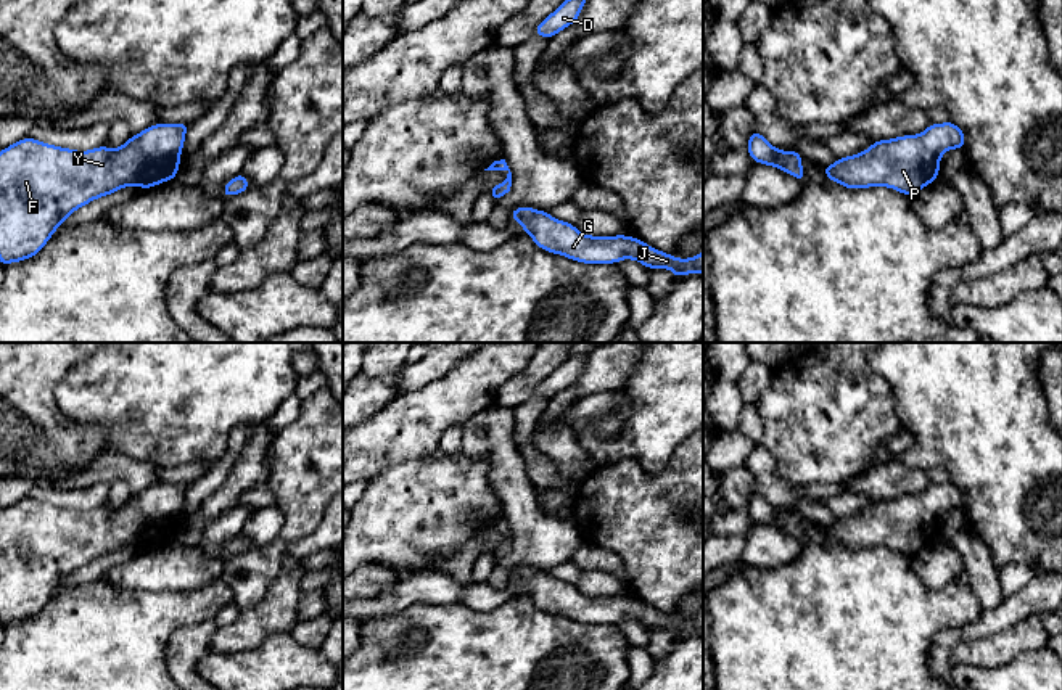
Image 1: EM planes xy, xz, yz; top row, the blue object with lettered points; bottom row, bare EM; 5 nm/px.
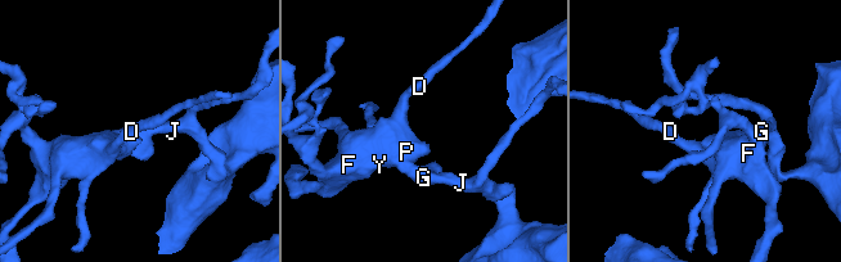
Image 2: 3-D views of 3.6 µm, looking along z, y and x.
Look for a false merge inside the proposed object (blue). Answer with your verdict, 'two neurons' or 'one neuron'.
one neuron

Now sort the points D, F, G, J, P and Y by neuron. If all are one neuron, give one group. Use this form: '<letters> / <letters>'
D F G J P Y

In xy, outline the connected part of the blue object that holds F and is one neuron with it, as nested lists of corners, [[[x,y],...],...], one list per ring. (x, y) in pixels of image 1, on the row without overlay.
[[[188,483],[153,484],[122,507],[88,511],[55,507],[24,497],[0,511],[0,624],[35,618],[58,587],[77,569],[124,547],[148,550],[175,540]]]

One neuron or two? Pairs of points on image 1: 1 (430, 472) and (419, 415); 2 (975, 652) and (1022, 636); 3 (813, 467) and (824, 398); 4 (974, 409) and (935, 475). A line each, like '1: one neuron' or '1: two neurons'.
1: two neurons
2: one neuron
3: one neuron
4: two neurons

